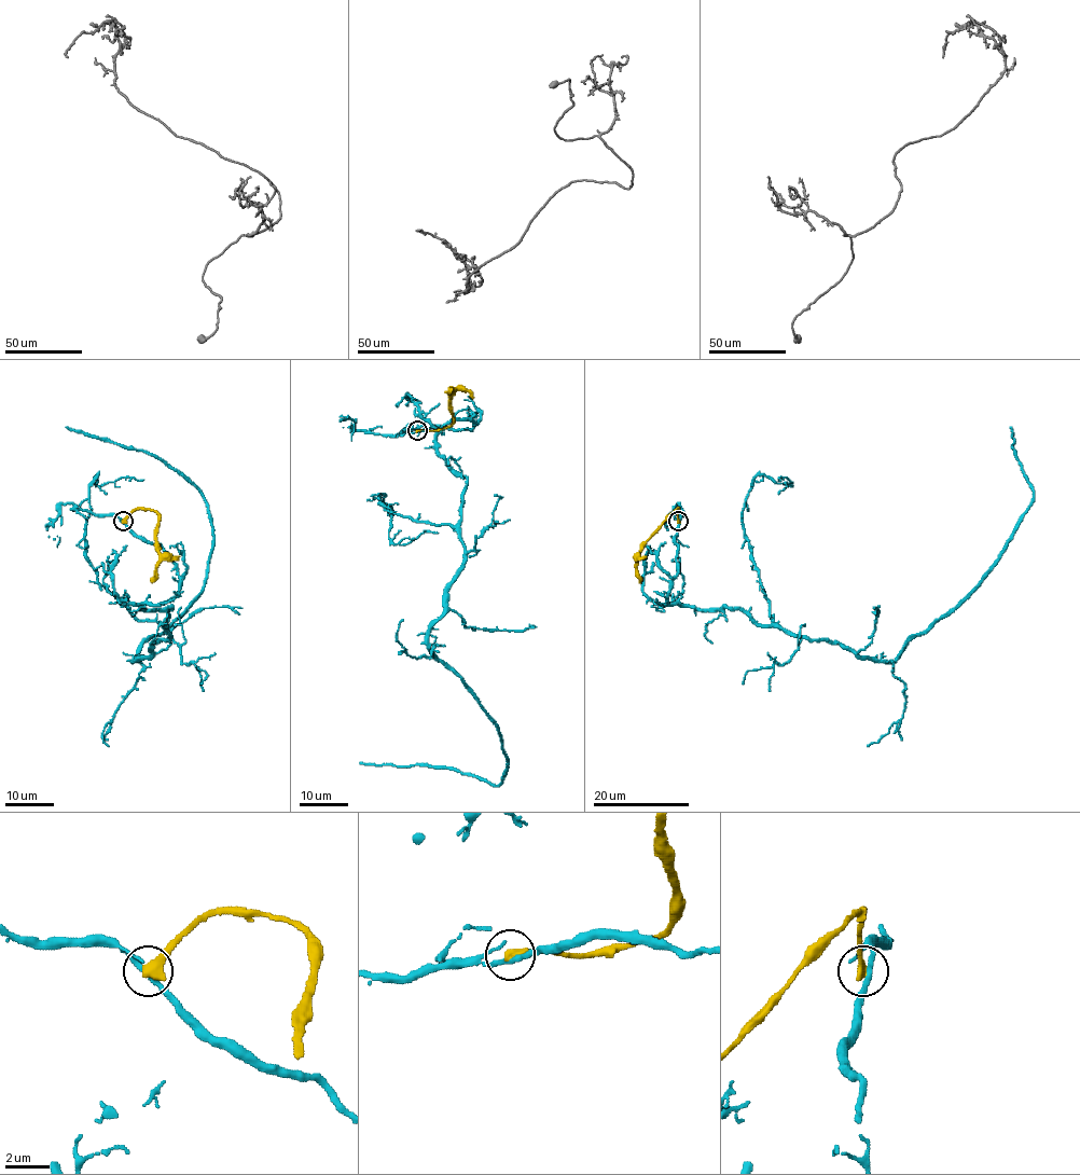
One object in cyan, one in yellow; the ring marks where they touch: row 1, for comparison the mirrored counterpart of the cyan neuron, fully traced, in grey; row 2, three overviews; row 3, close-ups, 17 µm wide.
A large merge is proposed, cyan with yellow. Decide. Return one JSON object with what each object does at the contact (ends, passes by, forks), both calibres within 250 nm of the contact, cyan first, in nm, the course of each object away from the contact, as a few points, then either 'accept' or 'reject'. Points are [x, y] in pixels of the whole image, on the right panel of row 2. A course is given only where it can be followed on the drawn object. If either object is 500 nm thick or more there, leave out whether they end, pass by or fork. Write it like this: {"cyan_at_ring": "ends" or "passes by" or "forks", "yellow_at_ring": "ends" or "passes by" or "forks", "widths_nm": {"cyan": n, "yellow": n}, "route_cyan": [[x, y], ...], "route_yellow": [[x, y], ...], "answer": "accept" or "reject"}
{"cyan_at_ring": "passes by", "yellow_at_ring": "ends", "widths_nm": {"cyan": 240, "yellow": 480}, "route_cyan": [[679, 522], [669, 604], [736, 608], [759, 624], [894, 661], [988, 571], [1028, 506], [1033, 489], [1010, 427]], "route_yellow": [[679, 522], [677, 508], [646, 542], [637, 560], [640, 582]], "answer": "reject"}

